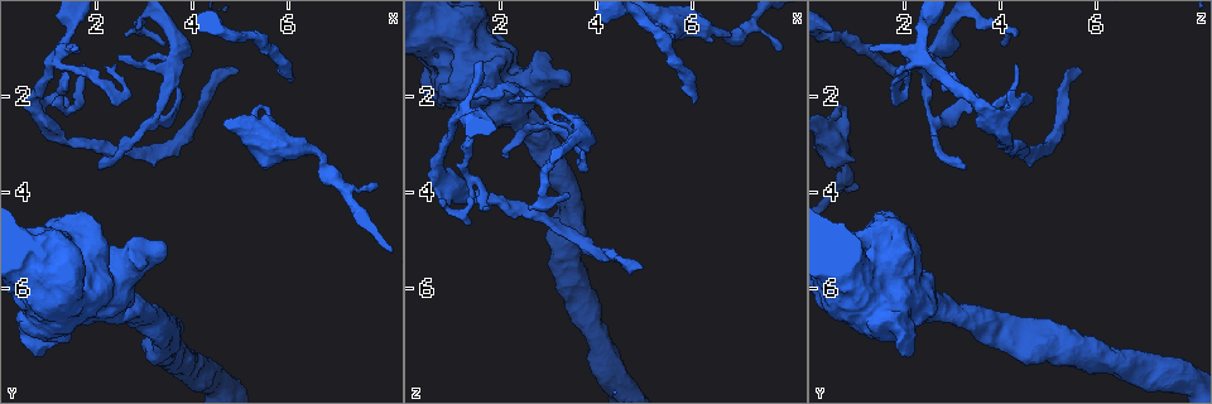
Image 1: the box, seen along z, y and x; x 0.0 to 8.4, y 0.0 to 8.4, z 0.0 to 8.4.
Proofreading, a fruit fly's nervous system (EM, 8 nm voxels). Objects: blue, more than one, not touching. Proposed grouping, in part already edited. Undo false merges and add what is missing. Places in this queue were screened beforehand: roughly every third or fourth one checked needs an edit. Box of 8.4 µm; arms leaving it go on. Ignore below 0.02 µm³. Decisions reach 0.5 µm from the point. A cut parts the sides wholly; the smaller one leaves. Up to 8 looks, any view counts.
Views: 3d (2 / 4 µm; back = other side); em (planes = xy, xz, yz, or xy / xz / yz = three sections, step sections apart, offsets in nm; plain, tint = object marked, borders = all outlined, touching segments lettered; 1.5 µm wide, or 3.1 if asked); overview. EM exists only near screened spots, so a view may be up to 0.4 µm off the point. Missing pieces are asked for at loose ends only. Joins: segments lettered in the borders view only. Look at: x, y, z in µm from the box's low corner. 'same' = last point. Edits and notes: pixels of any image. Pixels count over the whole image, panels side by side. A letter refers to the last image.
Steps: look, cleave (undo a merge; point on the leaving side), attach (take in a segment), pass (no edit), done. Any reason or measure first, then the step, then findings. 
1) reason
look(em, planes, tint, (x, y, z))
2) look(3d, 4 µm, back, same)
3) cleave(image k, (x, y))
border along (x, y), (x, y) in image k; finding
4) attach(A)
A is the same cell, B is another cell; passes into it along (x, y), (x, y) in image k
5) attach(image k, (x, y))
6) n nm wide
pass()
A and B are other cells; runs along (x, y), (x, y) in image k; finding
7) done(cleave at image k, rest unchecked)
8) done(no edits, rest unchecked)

end of a long branch
look(em, yz, step 4, tint, (0.90, 7.45, 2.10))

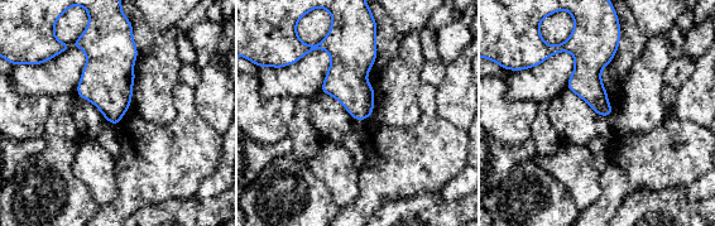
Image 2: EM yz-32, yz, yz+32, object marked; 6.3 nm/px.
cut it another way
look(em, planes, borders, same)

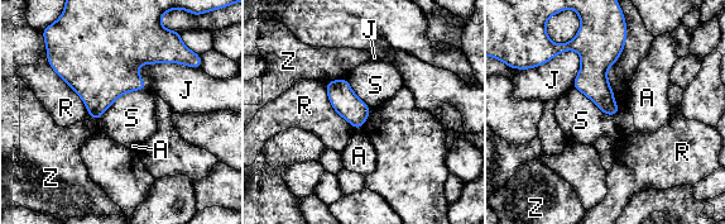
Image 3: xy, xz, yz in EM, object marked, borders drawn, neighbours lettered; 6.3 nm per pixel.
pass()
A, J, R, S and Z are other cells; border along (147, 87), (120, 95), (99, 118) in image 3; no lettered segment goes on from it

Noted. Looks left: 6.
look(em, xz, step 8, plain, (1.60, 0.95, 1.30))

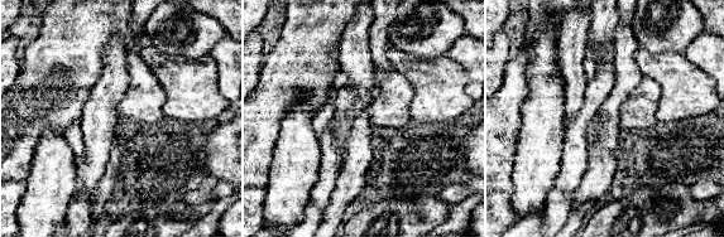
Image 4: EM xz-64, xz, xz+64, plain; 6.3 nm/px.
see the neighbours
look(em, xz, step 8, borders, same)

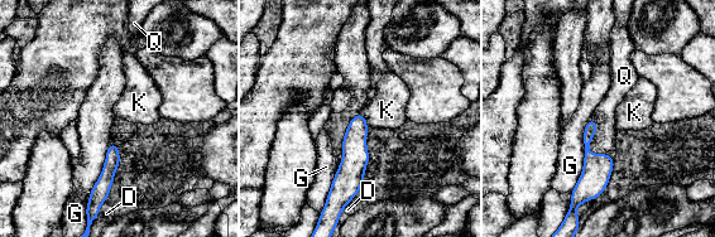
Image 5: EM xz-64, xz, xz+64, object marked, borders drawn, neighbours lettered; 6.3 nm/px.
G touches over 500 nm
pass()
D, G, K and Q are other cells; border along (360, 111), (368, 125) in image 5; no lettered segment goes on from it

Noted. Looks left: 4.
long arm stops here
look(3d, 4 µm, (6.05, 1.65, 2.05))

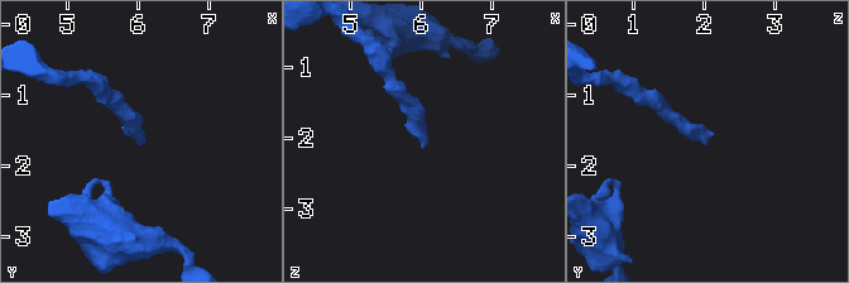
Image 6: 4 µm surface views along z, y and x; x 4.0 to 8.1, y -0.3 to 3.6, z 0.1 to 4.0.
shape alone is not enough
look(em, xy, step 8, plain, (6.10, 1.70, 2.05))

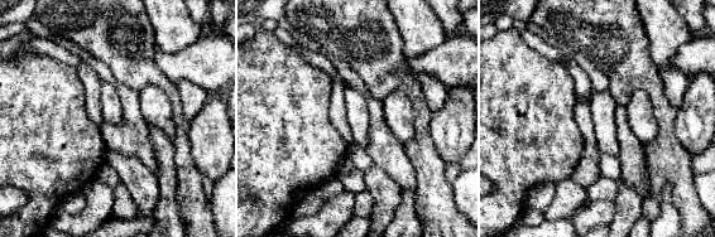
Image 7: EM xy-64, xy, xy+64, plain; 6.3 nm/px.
see the neighbours
look(em, xy, step 8, borders, same)

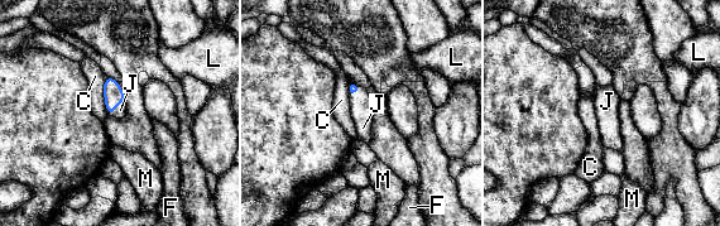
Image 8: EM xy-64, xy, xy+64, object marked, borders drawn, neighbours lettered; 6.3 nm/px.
attach(J)
J is the same cell, C, F, L and M are other cells; it goes on there

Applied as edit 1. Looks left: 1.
done(attach at image 8, rest unchecked)

